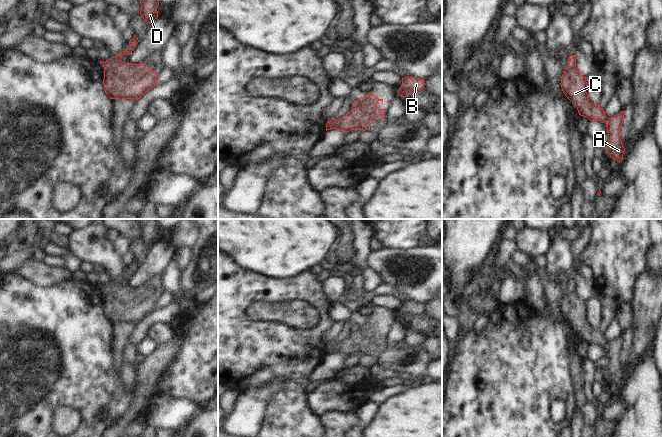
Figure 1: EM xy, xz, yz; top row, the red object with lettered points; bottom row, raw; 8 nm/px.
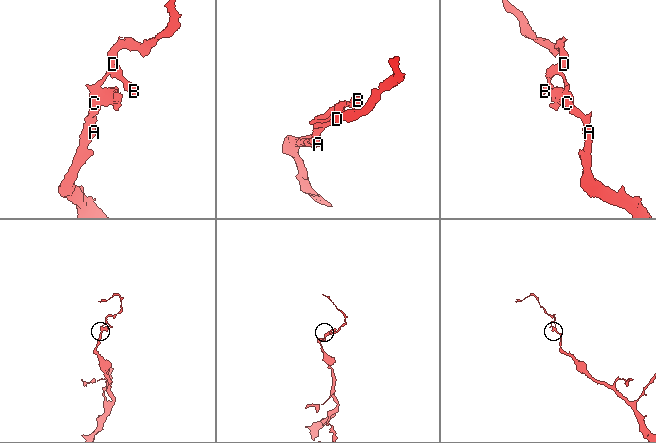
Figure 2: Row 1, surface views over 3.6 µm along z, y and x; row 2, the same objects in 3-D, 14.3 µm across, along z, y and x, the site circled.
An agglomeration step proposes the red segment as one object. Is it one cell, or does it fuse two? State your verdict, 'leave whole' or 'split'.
split

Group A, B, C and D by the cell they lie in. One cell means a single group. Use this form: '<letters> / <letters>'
A C / B D

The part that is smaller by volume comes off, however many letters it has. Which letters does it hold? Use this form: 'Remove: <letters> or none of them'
Remove: B, D

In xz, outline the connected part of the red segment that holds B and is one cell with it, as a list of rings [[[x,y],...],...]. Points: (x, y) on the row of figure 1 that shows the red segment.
[[[408,76],[402,78],[402,86],[397,93],[401,97],[406,97],[409,94],[418,92],[422,89],[424,89],[424,79]]]

